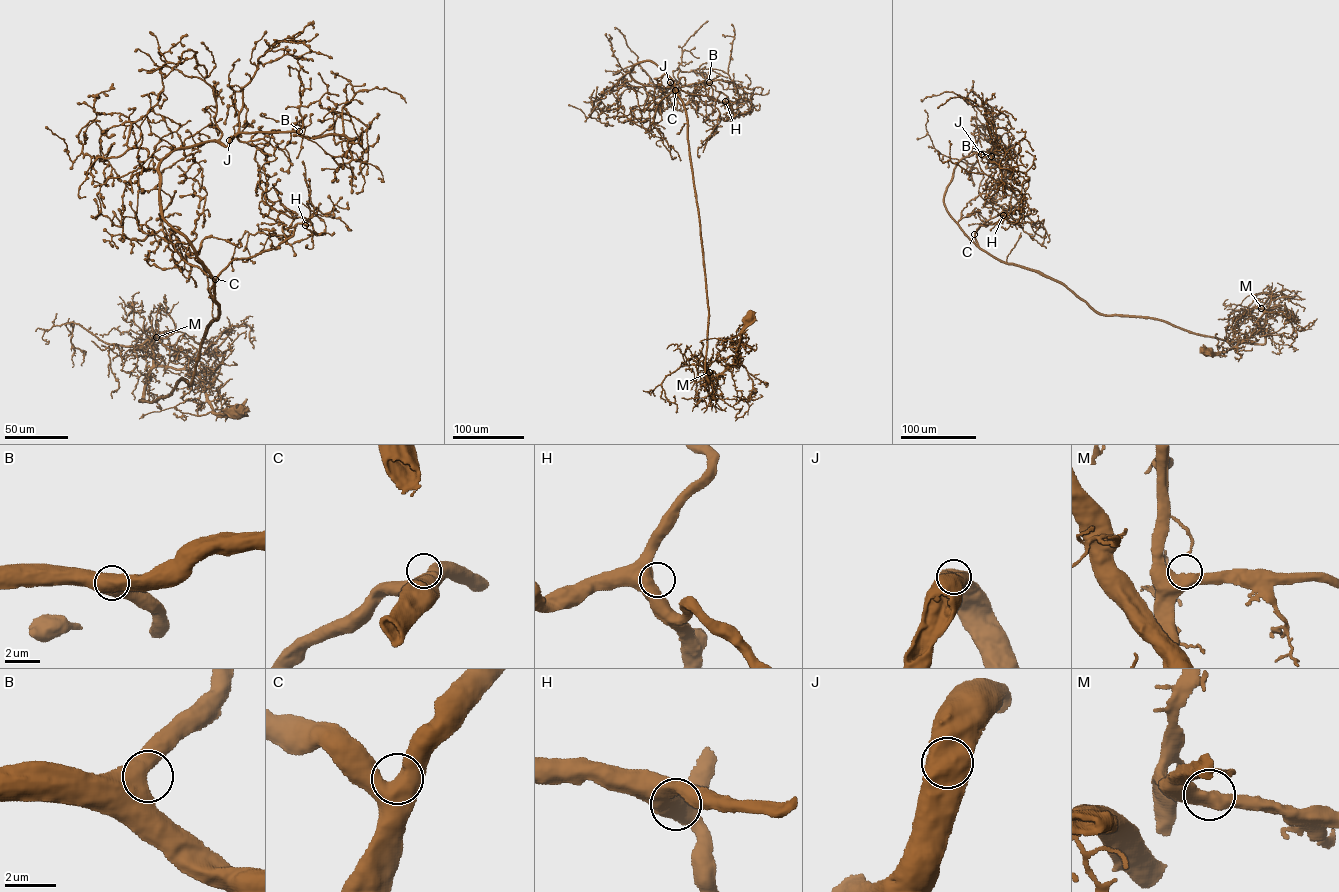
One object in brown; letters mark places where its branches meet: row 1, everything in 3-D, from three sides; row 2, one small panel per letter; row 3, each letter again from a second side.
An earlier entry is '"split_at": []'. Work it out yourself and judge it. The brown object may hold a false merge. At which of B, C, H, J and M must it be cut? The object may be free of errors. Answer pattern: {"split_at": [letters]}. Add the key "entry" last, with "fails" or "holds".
{"split_at": [], "entry": "holds"}

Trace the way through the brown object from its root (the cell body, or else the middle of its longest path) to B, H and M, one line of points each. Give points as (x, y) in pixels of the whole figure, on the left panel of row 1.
B: (237, 411), (166, 367), (140, 399), (191, 385), (220, 315), (157, 168), (299, 131)
H: (237, 411), (214, 412), (193, 373), (166, 367), (140, 399), (191, 385), (232, 260), (305, 225)
M: (237, 411), (214, 412), (204, 385), (193, 373), (157, 364), (153, 359), (156, 337)

